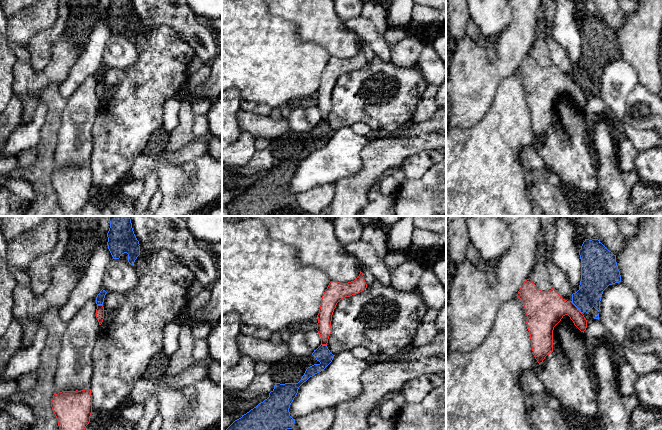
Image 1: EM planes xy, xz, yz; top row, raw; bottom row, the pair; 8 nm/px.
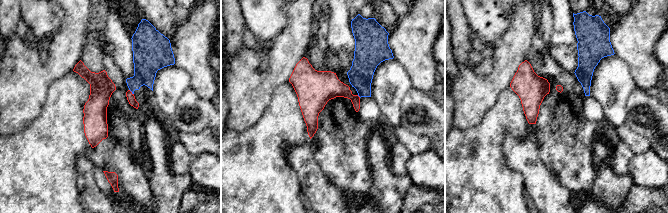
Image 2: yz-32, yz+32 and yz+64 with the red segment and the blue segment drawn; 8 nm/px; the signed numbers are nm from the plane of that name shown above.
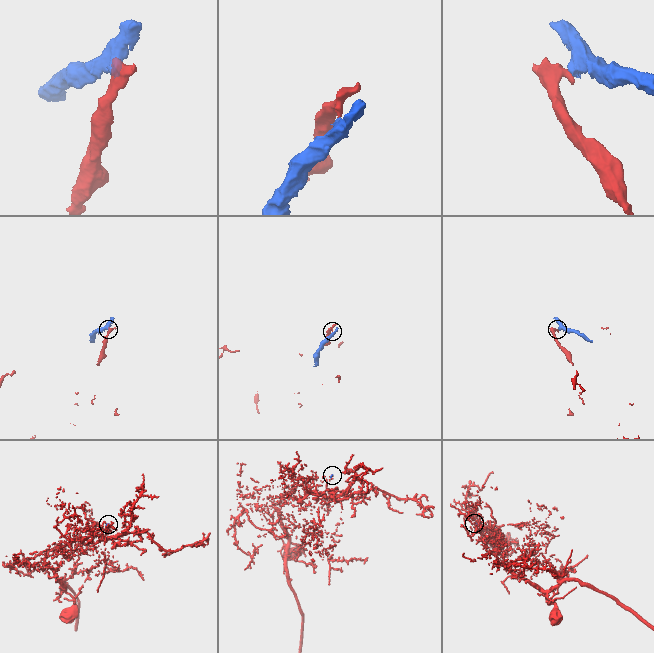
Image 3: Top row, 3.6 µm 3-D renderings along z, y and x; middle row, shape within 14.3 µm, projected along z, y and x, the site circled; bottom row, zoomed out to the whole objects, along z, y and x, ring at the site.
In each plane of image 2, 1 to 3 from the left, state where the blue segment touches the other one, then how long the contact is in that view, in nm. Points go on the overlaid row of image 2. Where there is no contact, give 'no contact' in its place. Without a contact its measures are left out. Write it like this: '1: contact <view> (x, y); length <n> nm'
1: contact yz-32 (131, 92); length 60 nm
2: contact yz+32 (358, 96); length 40 nm
3: no contact

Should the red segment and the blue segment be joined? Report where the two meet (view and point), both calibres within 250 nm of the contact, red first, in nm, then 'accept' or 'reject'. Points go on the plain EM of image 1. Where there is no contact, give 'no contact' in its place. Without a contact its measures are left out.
yz (576, 83) | 300/220 nm | reject

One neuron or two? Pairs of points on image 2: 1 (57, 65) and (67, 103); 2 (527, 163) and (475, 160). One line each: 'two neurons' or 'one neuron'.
1: two neurons
2: two neurons

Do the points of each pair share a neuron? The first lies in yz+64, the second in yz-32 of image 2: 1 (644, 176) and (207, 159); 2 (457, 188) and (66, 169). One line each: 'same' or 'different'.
1: same
2: same

